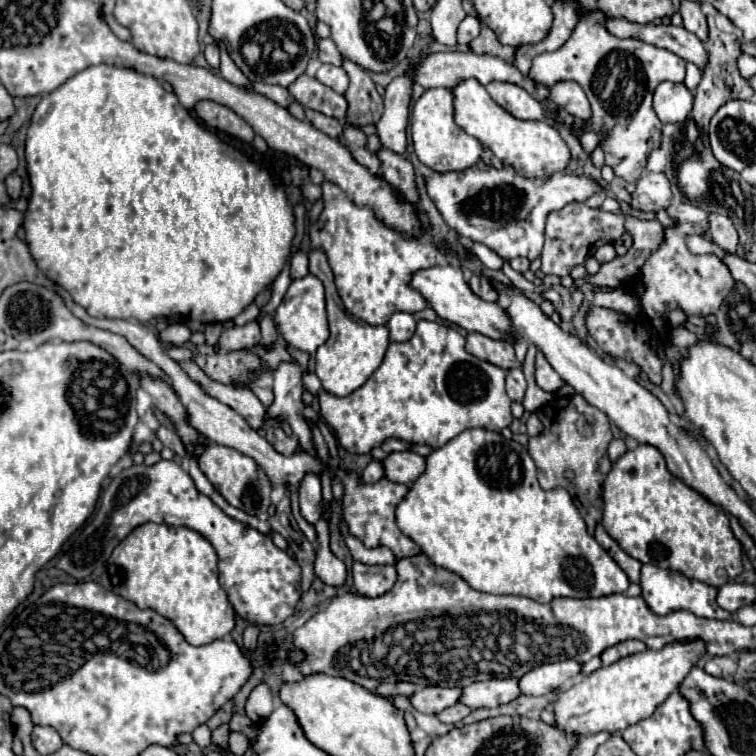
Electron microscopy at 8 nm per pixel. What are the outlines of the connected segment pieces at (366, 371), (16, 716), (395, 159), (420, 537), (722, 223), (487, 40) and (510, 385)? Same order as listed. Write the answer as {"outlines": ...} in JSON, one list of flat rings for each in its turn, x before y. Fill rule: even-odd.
{"outlines":[[[316,248,308,252,310,260,310,274,318,276,326,288,326,310,328,310,328,324,330,324,330,338,326,344,322,344,316,350,316,376,322,382,322,388,334,396,348,396,354,390,358,390,370,376,372,372,380,366,386,348,390,344,388,328,386,326,372,326,366,324,358,318,354,318,350,312,346,312,340,294,334,284,334,272,328,264,328,258,324,250]],[[14,708,12,710,12,726,14,726,14,736,22,740,22,744,30,742,30,734,32,734,32,718,30,712,26,708]],[[380,148,380,152,376,156,382,164,384,176,390,182,394,182,398,188,402,188,402,192,406,194,406,198,412,204,420,204,420,192,416,188,416,174,414,174,412,162,400,154,388,152,386,148]],[[482,428,468,430,468,432,462,432,456,440,450,440,446,446,434,450,426,458,426,472,414,482,414,486,408,492,408,496,398,504,396,518,398,518,398,528,406,536,410,536,434,564,440,564,440,566,448,568,450,572,456,572,474,590,480,590,480,592,516,594,516,596,526,596,526,598,532,598,536,602,548,604,554,598,602,598,602,596,610,596,610,594,622,594,630,586,628,576,624,574,624,570,608,556,608,552,594,540,594,536,588,534,586,524,584,524,580,512,576,510,576,506,574,506,572,496,568,494,568,490,562,488,562,486,552,488,550,492,542,490,540,484,538,484,534,460,530,458,528,450,524,446,520,446,518,442,514,442,514,440,508,442,498,432,488,432,488,430,482,430]],[[722,214,708,216,708,228,706,228,704,236,728,252,734,252,738,246,736,228,734,228,732,220,728,220,728,216,722,216]],[[480,24,480,36,470,42,470,48,476,54,498,56,498,58,502,58,504,62,510,62,510,64,514,60,514,48,508,48,508,46,500,44,496,40,496,34,490,28,486,28,486,24]],[[520,368,508,370,508,376,506,376,506,392,508,392,508,398,512,402,522,402,524,400,526,380,524,380,524,374,522,374]]]}

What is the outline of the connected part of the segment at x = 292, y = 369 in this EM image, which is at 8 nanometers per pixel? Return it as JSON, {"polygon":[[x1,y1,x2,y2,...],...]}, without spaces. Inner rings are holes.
{"polygon":[[296,360,278,364,274,370,274,404,268,408,268,416,284,416,292,432,298,436,300,446,306,452,316,454,310,426,302,416,302,374,304,370]]}

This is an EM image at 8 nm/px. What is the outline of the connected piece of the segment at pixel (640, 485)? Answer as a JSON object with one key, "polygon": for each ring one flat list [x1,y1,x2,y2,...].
{"polygon":[[648,444,628,450,608,472,602,526,626,554,642,564,676,570,712,586,722,586,742,572,742,544,732,534,728,514,672,476,664,456]]}

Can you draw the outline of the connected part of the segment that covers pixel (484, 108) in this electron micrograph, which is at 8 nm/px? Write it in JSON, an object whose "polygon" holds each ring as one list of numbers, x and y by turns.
{"polygon":[[466,80,464,84,454,88,454,110,456,110,456,124,470,136,474,136,482,146,490,148,496,158,500,158,506,166,510,166,518,176,526,180,542,180,556,172,564,172,570,162,572,154,568,144,562,140,558,130,546,122,528,122,518,120,506,110,502,110,486,92,486,88,478,80]]}

